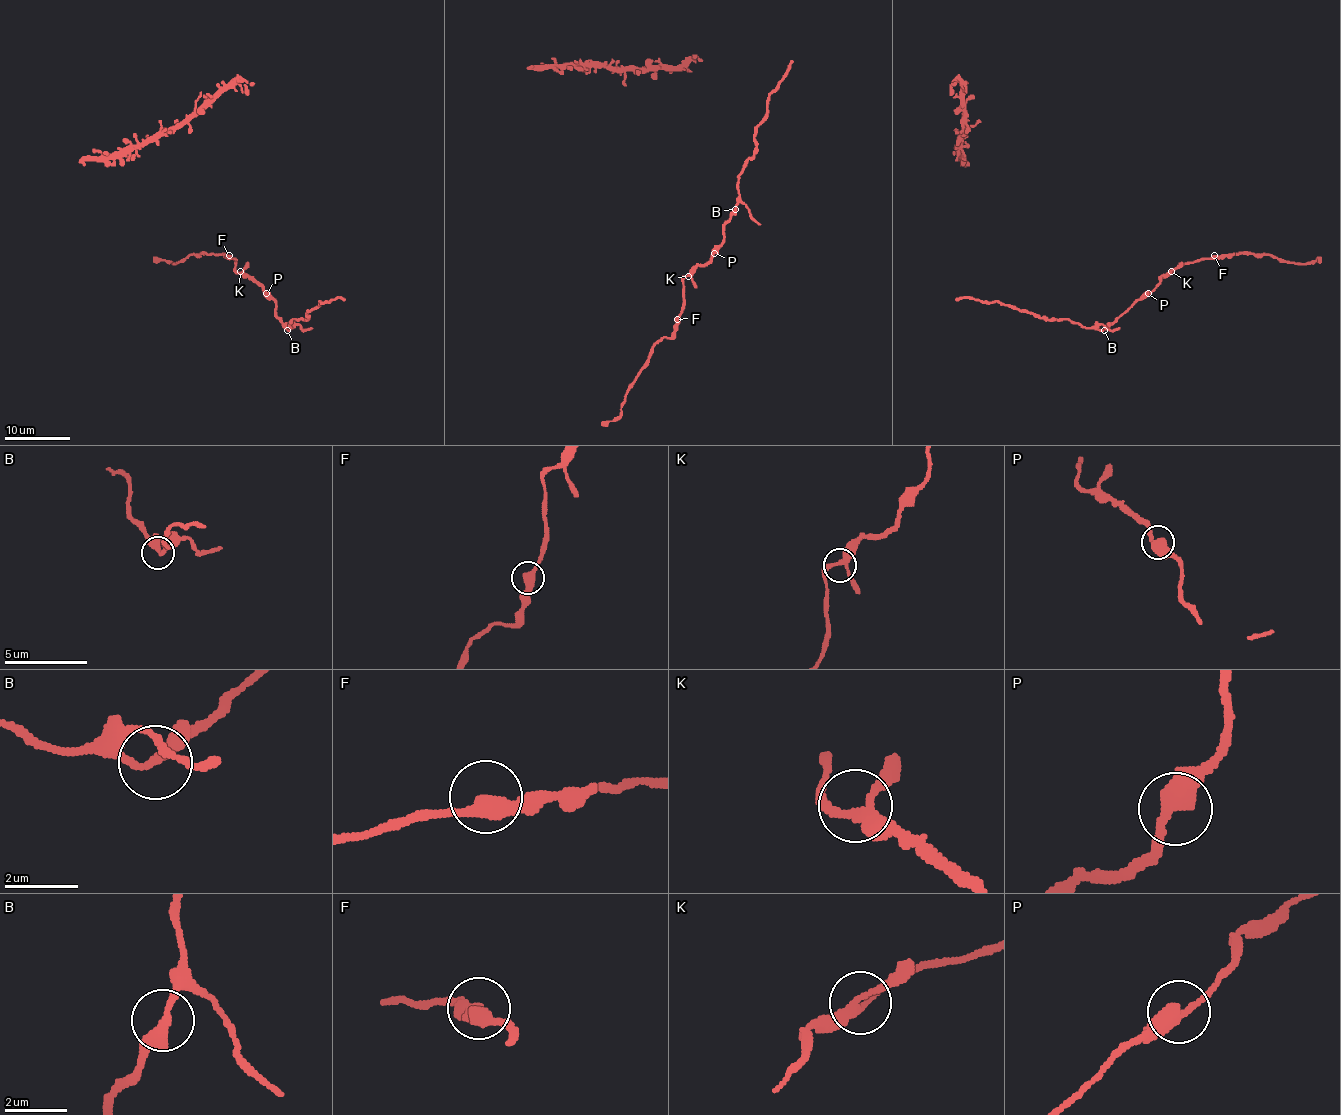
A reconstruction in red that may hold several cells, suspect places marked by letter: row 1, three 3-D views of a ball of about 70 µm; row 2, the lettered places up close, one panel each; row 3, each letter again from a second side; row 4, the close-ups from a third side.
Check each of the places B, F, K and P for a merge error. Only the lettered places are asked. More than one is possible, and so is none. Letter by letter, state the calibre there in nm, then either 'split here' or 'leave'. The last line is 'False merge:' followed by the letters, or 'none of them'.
B: 300 nm | leave
F: 440 nm | leave
K: 240 nm | leave
P: 440 nm | leave
False merge: none of them

